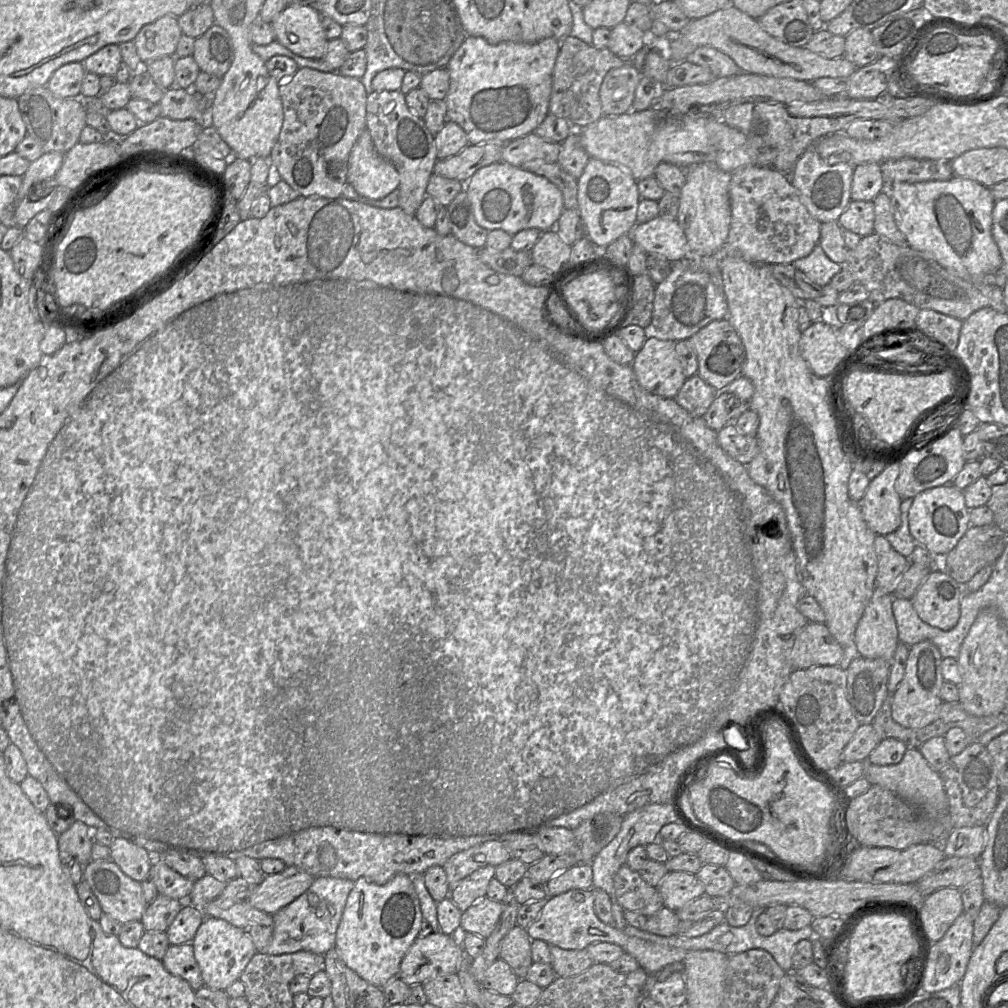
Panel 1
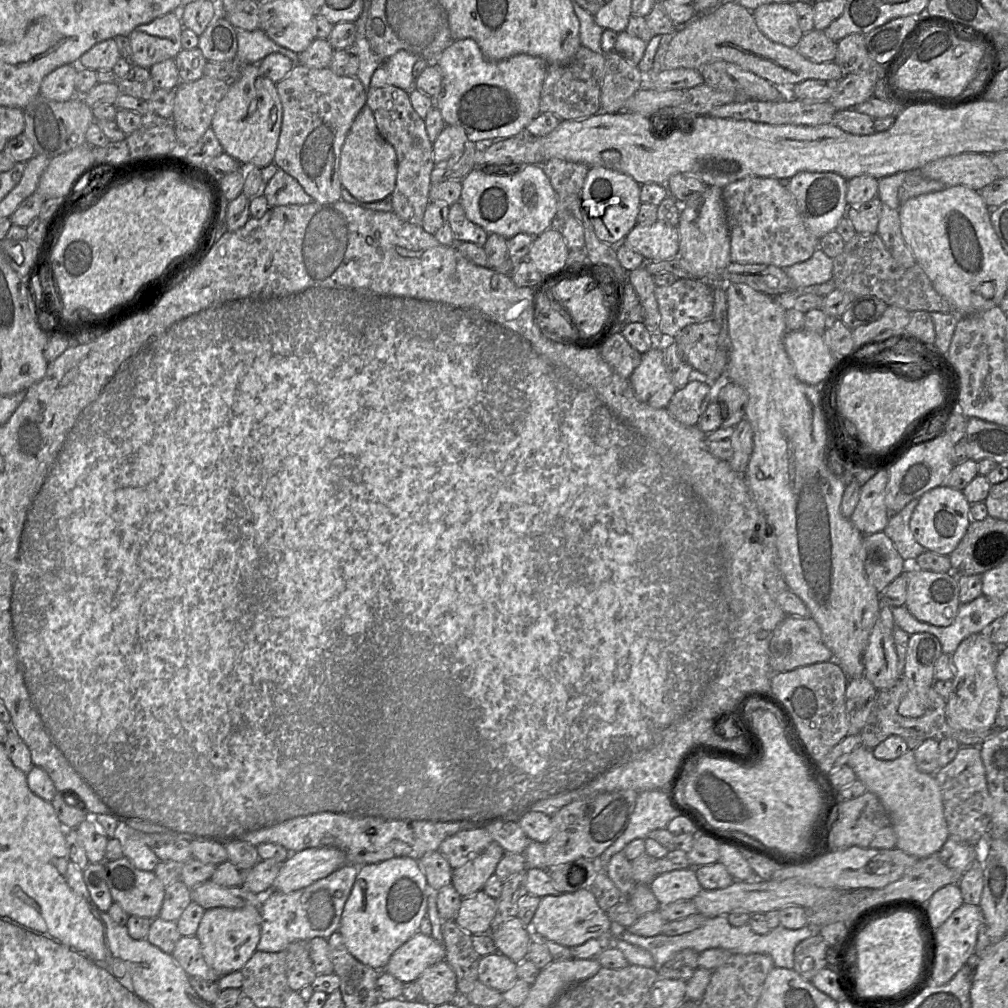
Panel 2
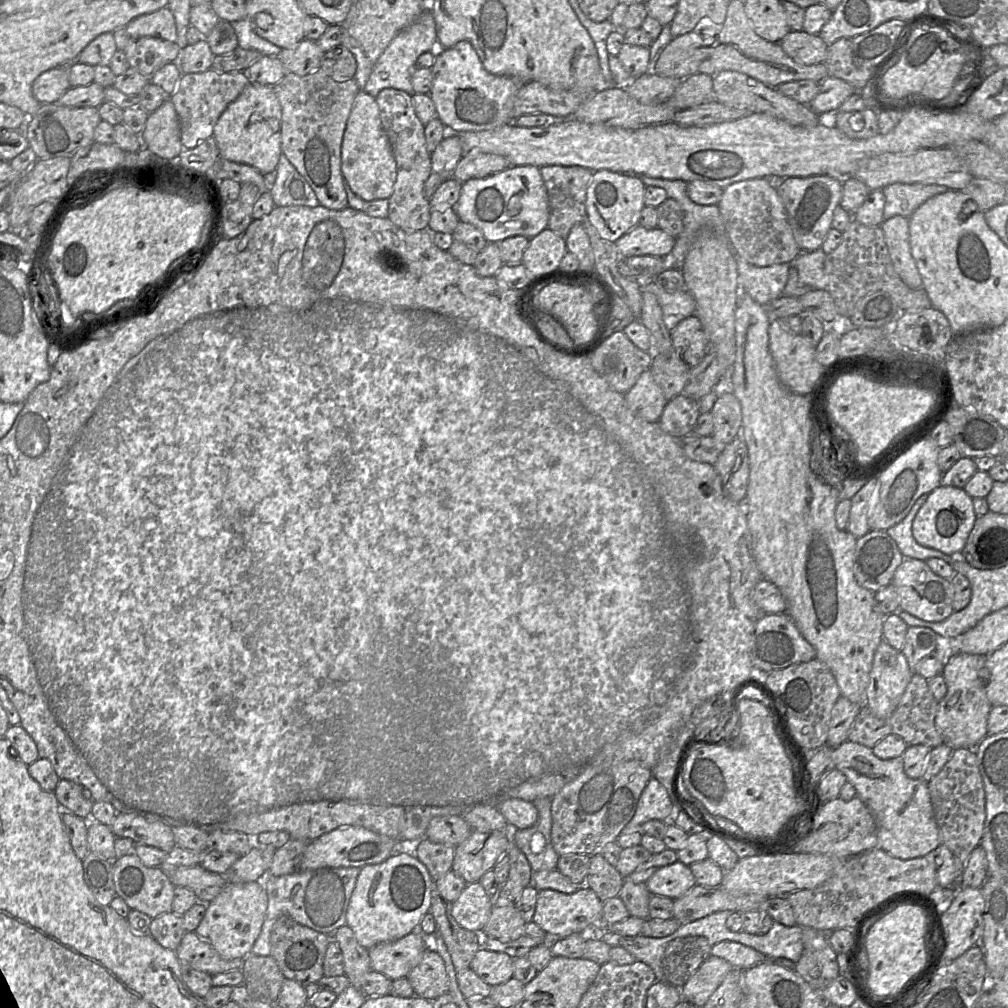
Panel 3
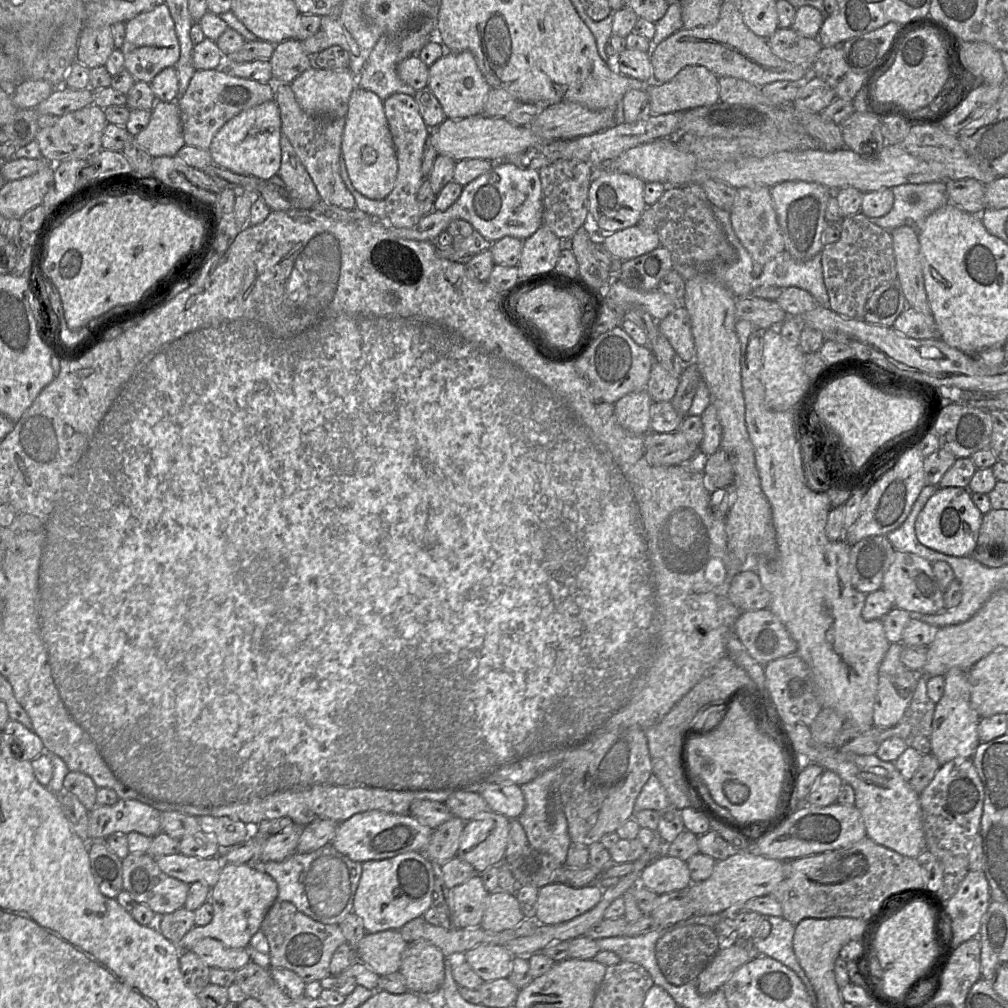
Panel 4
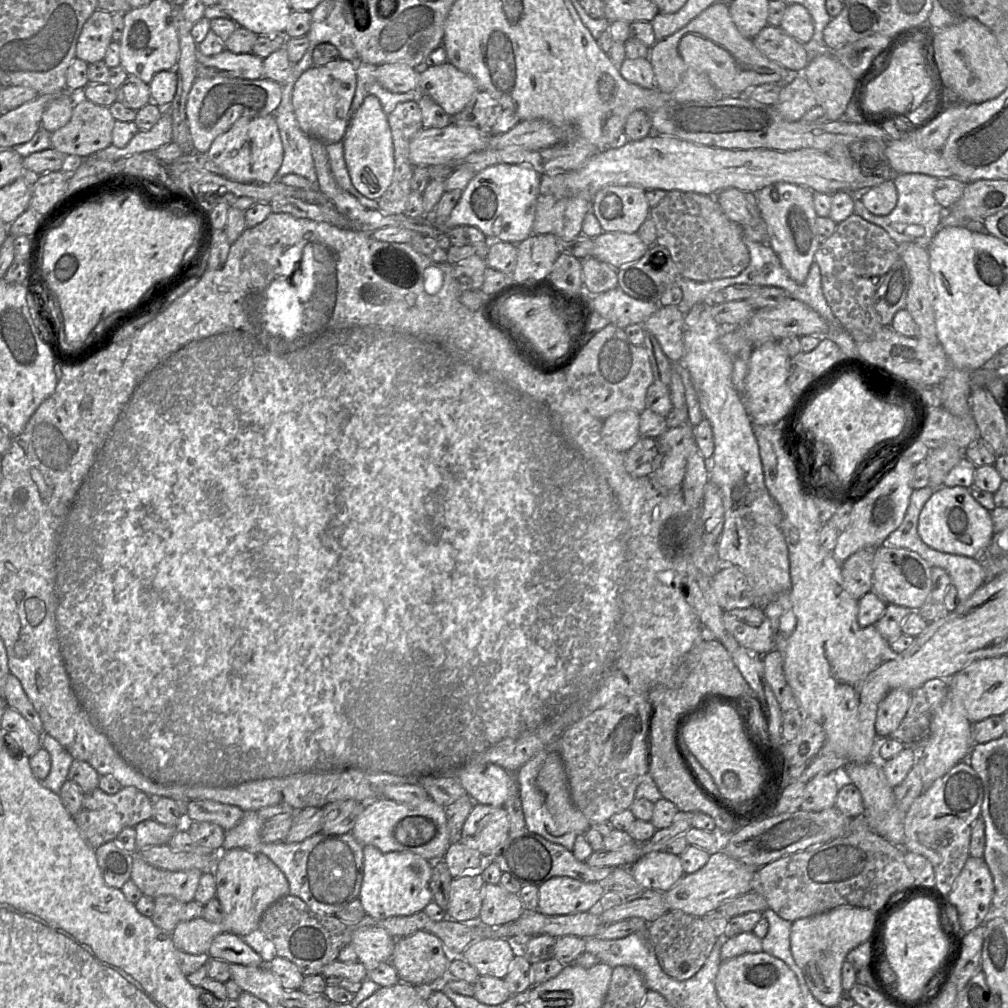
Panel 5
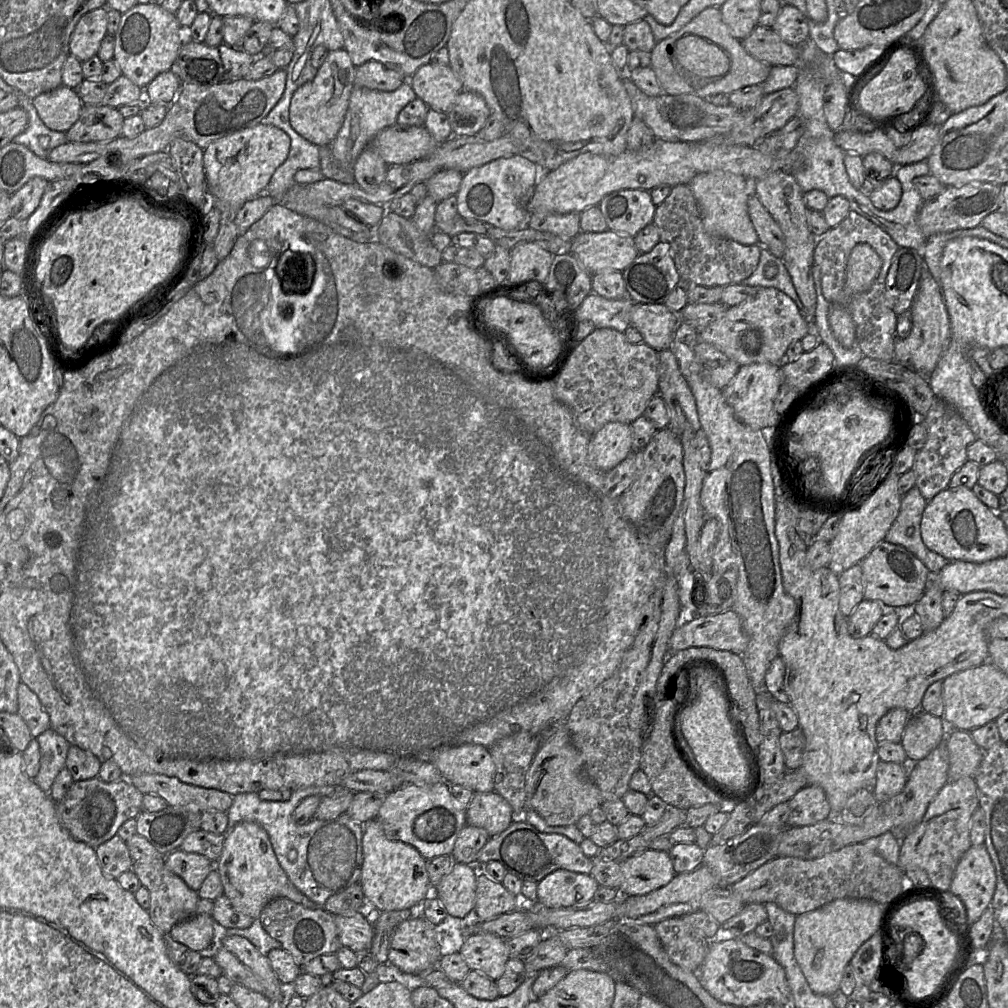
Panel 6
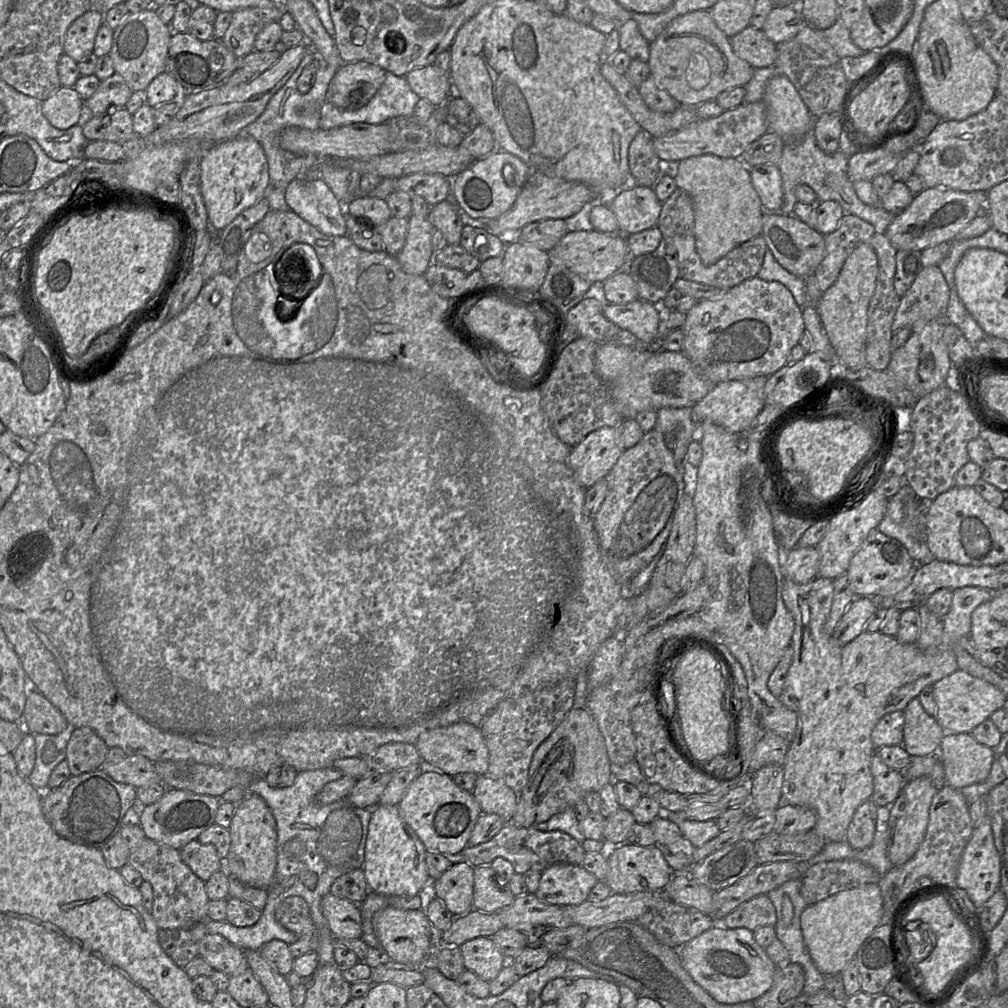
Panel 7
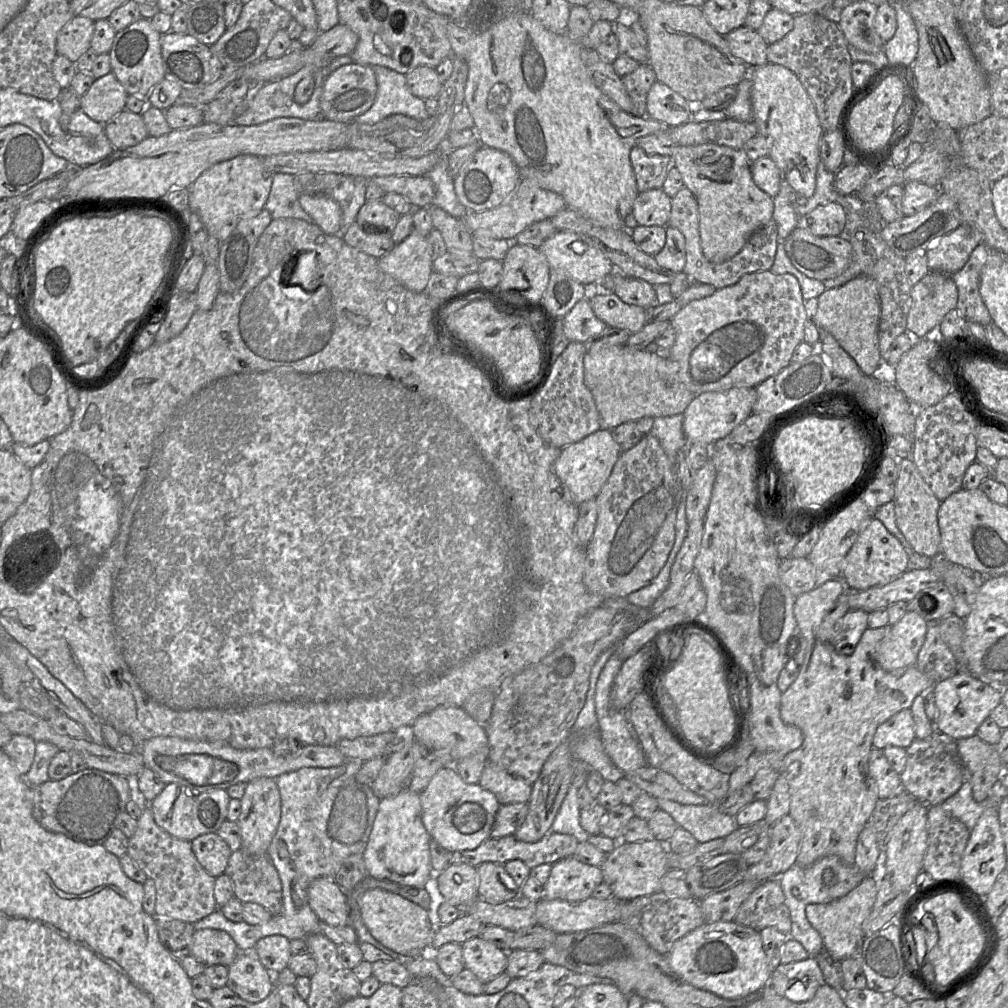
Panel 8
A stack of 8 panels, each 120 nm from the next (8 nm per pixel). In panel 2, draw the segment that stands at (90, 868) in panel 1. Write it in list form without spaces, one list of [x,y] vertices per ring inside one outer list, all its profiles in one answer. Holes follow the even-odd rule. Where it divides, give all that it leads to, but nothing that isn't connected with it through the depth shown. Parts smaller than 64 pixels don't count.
[[[126,857],[106,862],[107,884],[114,903],[119,904],[129,916],[154,919],[158,916],[164,898],[165,886],[153,871],[137,869]]]

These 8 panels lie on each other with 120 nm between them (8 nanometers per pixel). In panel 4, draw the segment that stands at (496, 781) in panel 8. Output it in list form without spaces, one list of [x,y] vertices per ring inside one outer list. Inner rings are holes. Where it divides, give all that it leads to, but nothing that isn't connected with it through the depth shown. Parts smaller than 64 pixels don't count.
[[[488,811],[465,822],[457,857],[468,862],[476,874],[481,874],[505,860],[510,819]]]

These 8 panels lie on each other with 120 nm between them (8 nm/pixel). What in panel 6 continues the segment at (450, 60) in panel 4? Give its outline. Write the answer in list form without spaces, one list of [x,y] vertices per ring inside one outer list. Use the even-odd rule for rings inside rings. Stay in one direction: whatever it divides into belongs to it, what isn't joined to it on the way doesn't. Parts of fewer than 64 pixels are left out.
[[[429,62],[420,66],[407,78],[417,97],[429,108],[447,114],[463,84],[449,65]]]

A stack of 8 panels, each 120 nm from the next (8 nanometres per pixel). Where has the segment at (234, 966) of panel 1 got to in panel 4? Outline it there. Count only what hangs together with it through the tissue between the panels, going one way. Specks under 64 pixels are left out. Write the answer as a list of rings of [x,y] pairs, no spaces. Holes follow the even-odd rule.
[[[223,864],[219,880],[212,888],[209,900],[213,906],[213,918],[205,926],[193,926],[177,946],[181,950],[190,950],[203,938],[213,938],[227,948],[244,949],[252,937],[260,930],[262,921],[276,901],[278,886],[276,881],[265,872],[245,864]]]

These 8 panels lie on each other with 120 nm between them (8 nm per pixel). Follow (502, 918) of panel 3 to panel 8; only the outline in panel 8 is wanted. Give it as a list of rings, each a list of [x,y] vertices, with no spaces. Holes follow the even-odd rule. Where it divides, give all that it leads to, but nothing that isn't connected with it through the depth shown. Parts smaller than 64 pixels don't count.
[[[484,862],[477,867],[478,898],[499,904],[520,895],[519,888],[506,872],[503,864]]]

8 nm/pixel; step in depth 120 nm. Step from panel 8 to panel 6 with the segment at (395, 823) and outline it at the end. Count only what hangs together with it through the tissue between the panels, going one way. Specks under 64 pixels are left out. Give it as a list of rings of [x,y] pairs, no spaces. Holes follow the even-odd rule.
[[[376,819],[368,820],[363,826],[363,865],[360,883],[367,905],[378,913],[419,908],[433,890],[426,860],[413,846],[402,841],[389,840]]]

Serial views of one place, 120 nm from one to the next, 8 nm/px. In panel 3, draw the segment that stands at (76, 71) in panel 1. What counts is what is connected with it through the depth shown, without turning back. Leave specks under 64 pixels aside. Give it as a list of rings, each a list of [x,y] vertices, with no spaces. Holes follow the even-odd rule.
[[[56,67],[39,75],[32,85],[32,93],[41,104],[56,103],[71,87],[68,67]]]

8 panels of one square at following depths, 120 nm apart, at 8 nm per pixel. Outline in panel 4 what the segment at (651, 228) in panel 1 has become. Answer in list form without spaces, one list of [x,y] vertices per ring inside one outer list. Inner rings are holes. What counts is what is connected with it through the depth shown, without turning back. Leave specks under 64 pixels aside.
[[[638,225],[606,236],[603,245],[610,254],[622,261],[650,253],[661,246],[657,232],[644,231]]]

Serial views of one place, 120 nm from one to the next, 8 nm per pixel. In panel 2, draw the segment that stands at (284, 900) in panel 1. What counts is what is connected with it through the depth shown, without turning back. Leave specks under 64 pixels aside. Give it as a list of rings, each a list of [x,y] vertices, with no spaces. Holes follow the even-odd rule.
[[[309,848],[291,853],[281,864],[271,891],[288,894],[303,889],[347,864],[345,854],[336,848]]]

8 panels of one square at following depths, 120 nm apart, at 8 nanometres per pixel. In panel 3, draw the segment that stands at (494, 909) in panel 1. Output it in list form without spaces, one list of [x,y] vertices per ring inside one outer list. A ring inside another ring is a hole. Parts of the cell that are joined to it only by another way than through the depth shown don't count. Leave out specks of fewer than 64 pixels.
[[[480,881],[469,883],[452,903],[452,916],[462,928],[481,934],[490,917],[493,900]]]

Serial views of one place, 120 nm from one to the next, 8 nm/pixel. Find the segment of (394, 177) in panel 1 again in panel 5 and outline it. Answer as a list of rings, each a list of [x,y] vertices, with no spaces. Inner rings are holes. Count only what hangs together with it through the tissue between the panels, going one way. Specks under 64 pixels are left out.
[[[367,96],[352,114],[342,142],[352,184],[365,197],[377,200],[386,191],[392,179],[394,147],[388,117],[376,96]]]

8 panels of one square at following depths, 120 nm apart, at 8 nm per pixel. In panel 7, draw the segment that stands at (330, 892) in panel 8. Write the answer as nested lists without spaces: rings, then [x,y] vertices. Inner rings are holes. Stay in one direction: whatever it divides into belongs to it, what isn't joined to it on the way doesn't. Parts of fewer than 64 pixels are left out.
[[[328,893],[322,899],[322,912],[336,940],[361,938],[362,919],[357,904]]]

